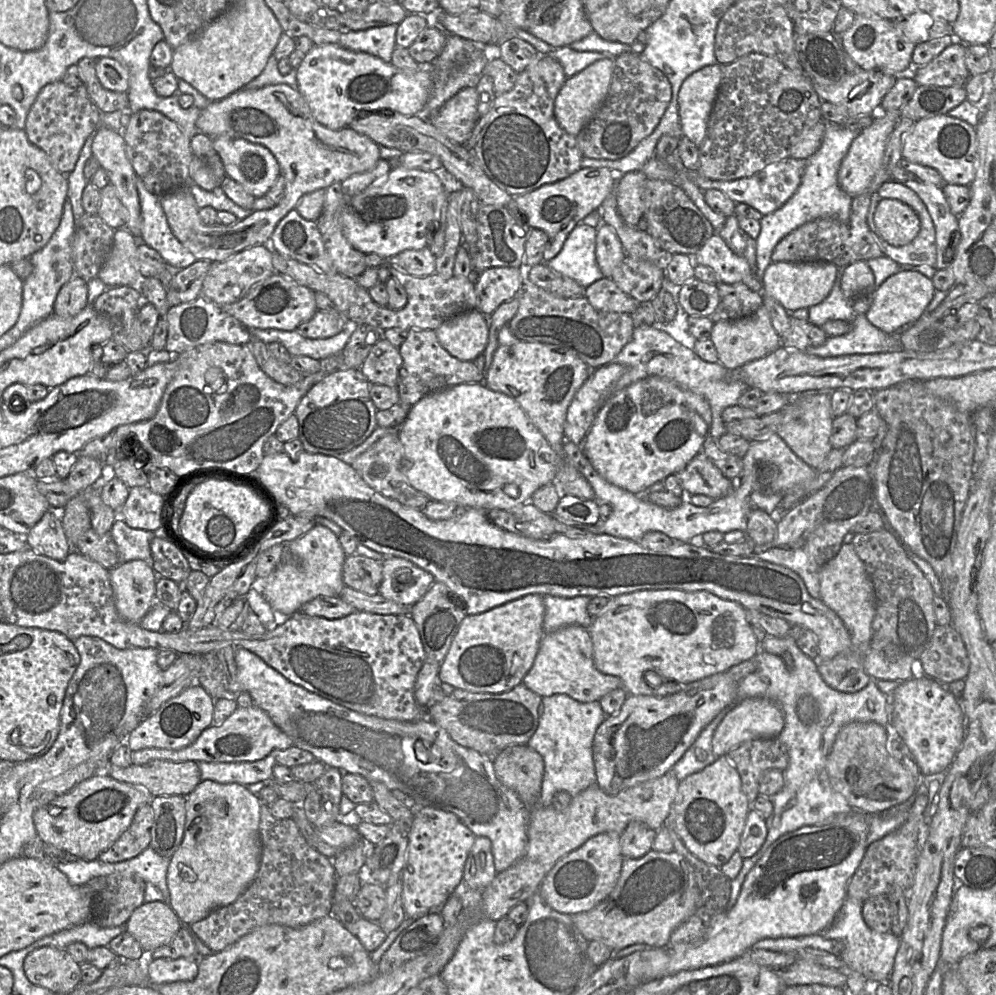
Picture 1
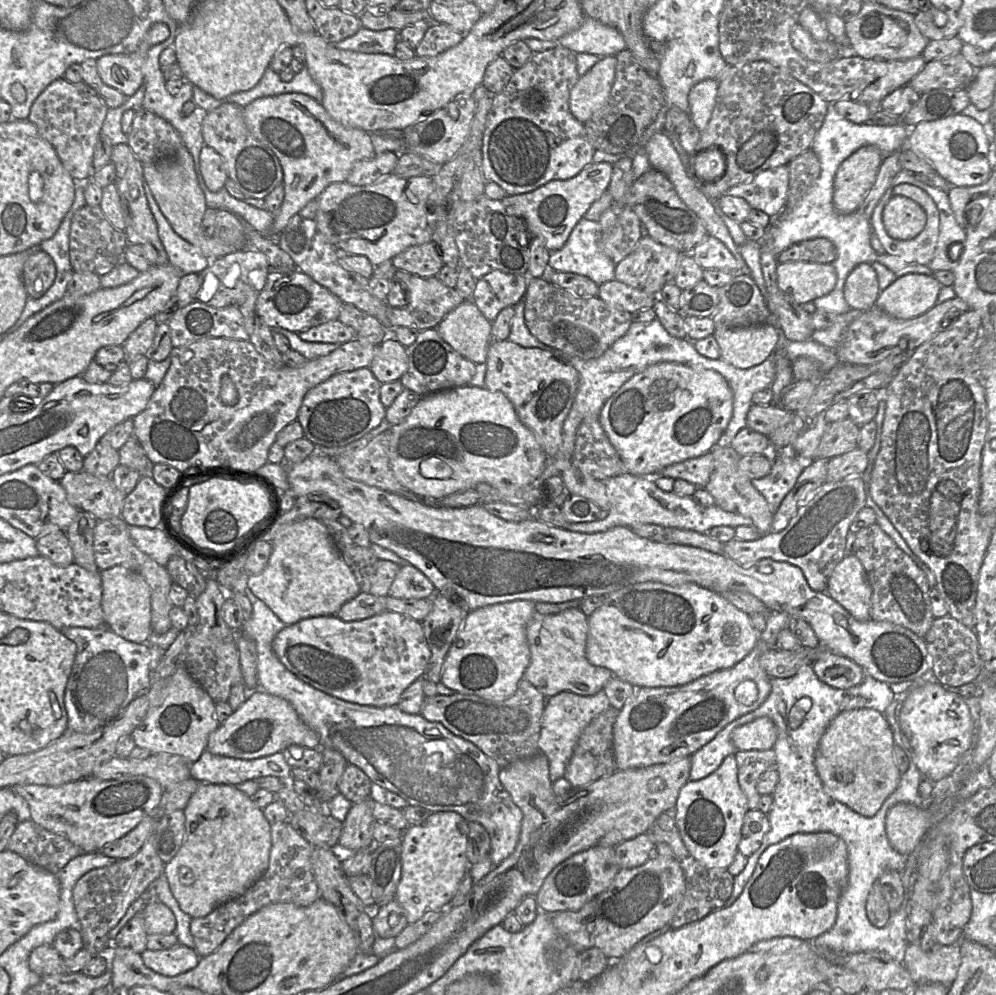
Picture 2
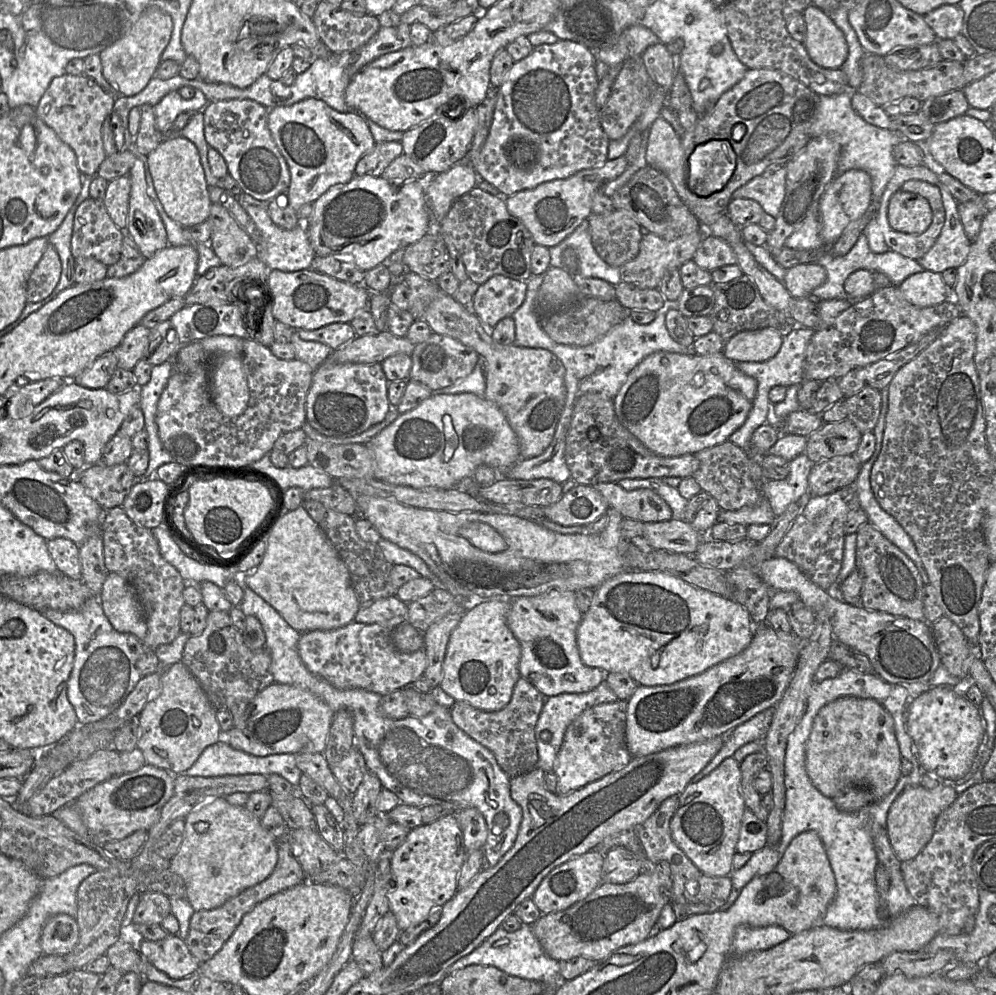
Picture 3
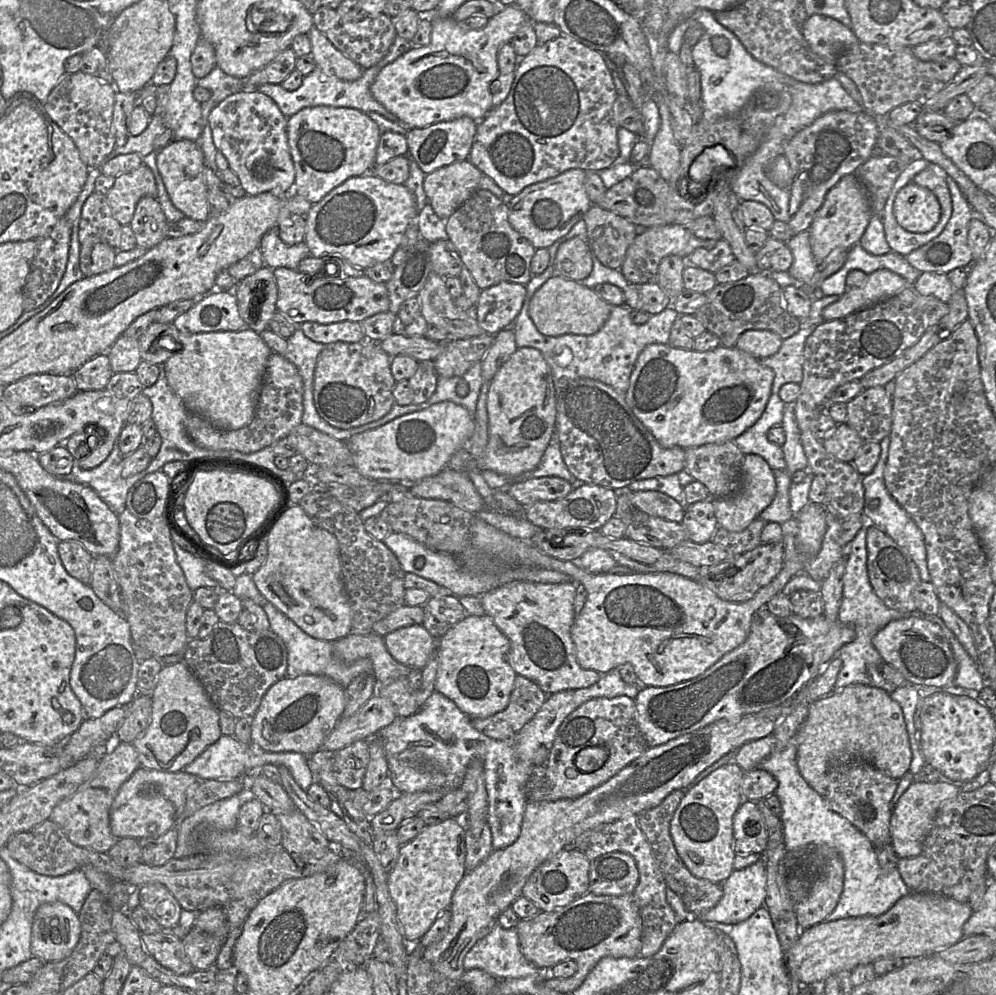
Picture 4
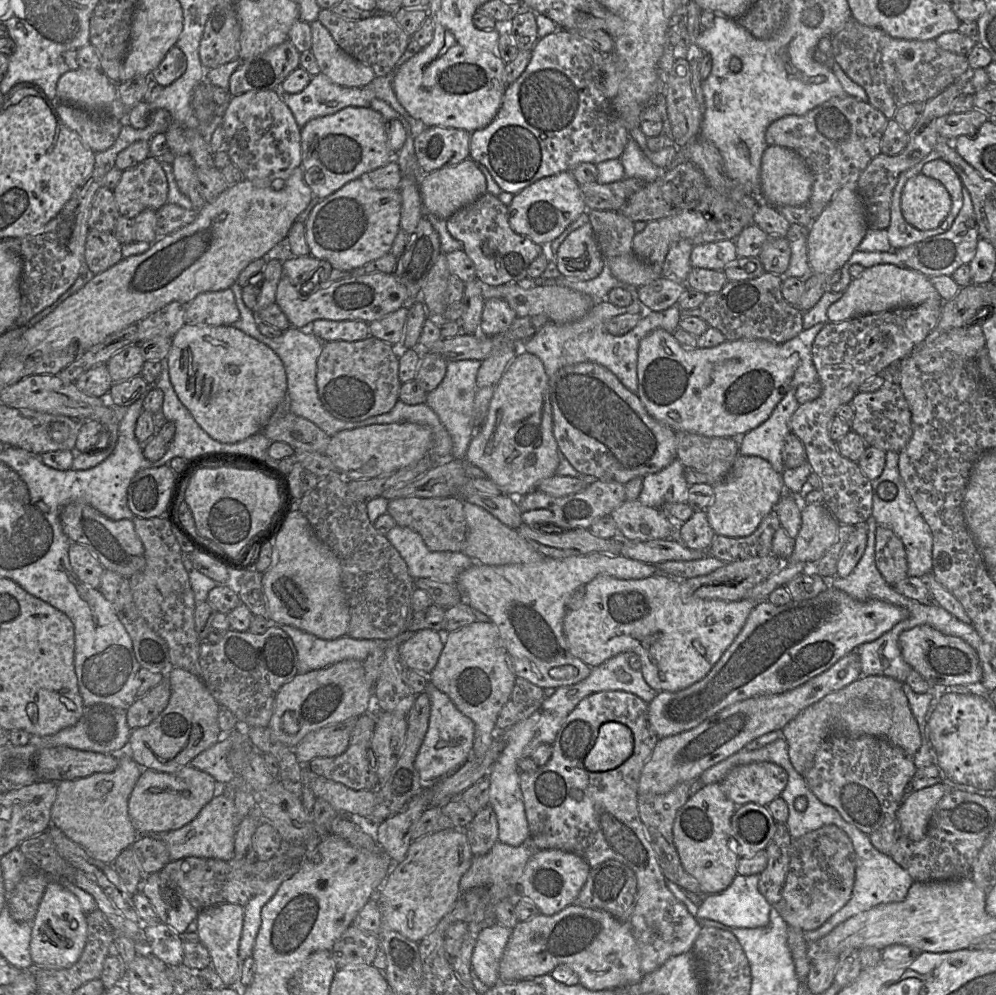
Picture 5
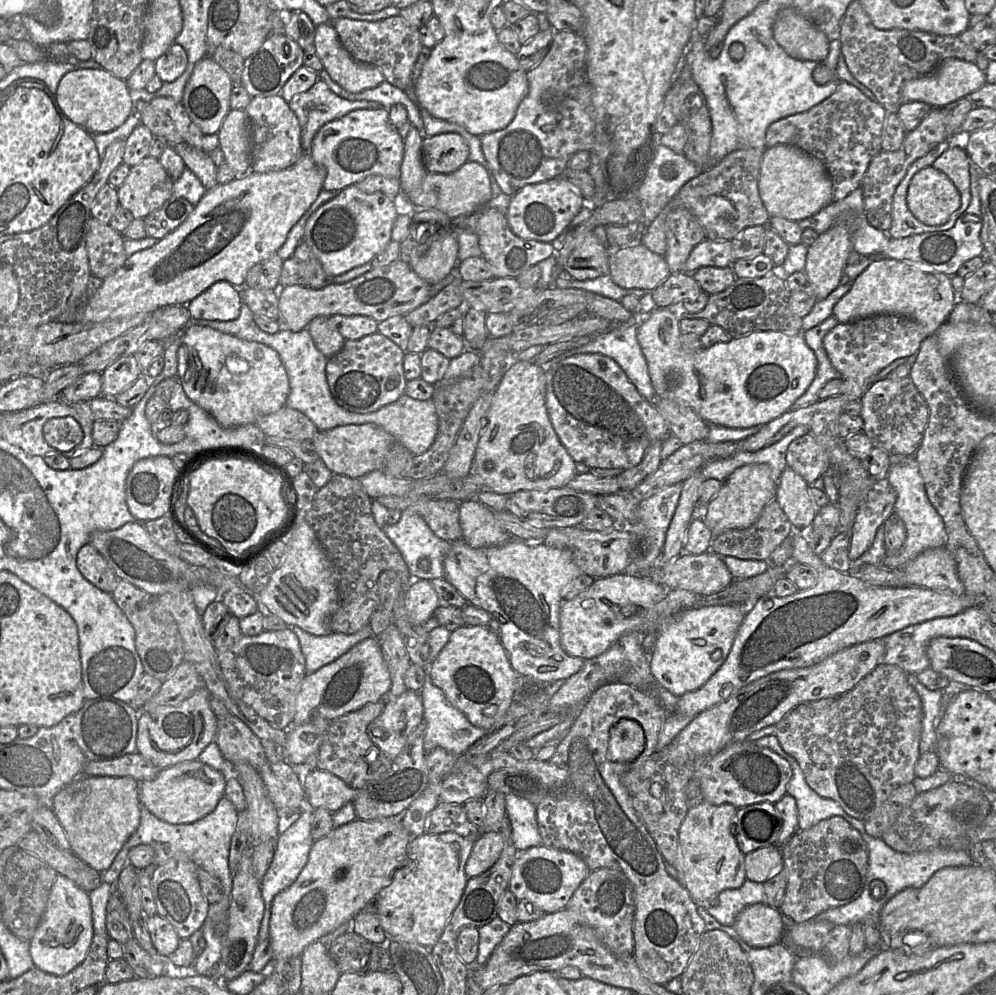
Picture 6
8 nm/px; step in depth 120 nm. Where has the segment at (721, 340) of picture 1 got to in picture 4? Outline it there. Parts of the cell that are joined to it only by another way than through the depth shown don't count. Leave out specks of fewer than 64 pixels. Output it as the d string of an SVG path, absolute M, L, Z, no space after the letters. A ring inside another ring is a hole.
M747 330L738 338L735 347L756 359L766 358L775 354L783 339L770 330Z

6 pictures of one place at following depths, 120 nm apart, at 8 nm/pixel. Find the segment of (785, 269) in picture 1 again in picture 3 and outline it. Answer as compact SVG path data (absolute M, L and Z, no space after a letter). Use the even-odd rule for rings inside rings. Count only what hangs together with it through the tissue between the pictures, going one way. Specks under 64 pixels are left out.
M817 263L799 264L786 270L784 287L793 298L809 297L827 278L826 270Z

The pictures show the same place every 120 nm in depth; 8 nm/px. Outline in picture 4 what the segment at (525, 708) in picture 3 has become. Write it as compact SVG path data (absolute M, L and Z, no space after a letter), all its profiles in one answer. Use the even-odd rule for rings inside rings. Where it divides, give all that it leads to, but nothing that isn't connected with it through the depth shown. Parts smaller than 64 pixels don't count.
M517 675L508 706L486 718L471 718L471 724L492 739L513 741L523 726L540 710L545 700L545 692L534 681Z

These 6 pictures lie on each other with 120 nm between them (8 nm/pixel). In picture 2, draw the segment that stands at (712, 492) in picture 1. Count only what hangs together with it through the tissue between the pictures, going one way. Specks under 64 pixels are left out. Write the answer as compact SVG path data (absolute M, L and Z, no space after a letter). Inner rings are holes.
M711 451L678 462L665 467L659 475L673 479L682 479L690 482L698 488L704 488L709 481L710 475L714 469L714 460Z

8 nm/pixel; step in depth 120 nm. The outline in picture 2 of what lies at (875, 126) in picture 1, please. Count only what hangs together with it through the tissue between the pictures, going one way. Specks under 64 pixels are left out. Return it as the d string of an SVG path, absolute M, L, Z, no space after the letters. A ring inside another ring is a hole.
M863 146L840 164L833 186L833 205L839 213L858 210L876 181L883 158L876 147Z

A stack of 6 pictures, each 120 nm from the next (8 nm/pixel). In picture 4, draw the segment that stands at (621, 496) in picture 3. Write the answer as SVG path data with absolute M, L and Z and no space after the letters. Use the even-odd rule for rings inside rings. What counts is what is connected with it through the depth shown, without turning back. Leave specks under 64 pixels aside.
M628 488L613 490L616 495L627 492L632 507L649 515L678 523L683 520L685 507L665 493L655 490L631 491Z

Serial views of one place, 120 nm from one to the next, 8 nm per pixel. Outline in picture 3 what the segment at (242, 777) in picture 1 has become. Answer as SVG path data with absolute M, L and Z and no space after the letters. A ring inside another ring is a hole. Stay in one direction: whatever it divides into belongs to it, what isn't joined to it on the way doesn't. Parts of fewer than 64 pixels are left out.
M221 740L208 746L201 753L196 762L183 774L190 777L221 777L245 774L261 774L269 776L270 774L278 774L289 781L293 786L298 787L302 772L296 765L296 756L294 754L284 753L259 757L234 749Z

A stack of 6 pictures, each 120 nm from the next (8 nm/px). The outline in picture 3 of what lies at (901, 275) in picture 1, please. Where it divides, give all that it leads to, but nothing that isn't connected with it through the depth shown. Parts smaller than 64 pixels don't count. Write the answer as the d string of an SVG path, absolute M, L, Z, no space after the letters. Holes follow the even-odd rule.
M930 270L907 277L898 288L908 302L918 307L935 306L947 299L941 274Z

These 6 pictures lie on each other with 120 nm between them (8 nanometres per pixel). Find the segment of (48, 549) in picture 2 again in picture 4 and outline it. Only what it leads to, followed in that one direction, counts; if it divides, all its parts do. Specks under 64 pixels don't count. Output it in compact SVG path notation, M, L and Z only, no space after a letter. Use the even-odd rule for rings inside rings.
M63 540L58 542L58 554L67 573L80 582L90 585L94 556L80 543Z

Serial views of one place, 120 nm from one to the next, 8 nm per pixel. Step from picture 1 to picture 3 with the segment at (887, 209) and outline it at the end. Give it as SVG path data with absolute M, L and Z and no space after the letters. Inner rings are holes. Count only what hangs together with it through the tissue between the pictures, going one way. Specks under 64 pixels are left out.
M899 190L888 206L888 221L898 232L919 235L931 225L933 213L928 200L919 194Z

